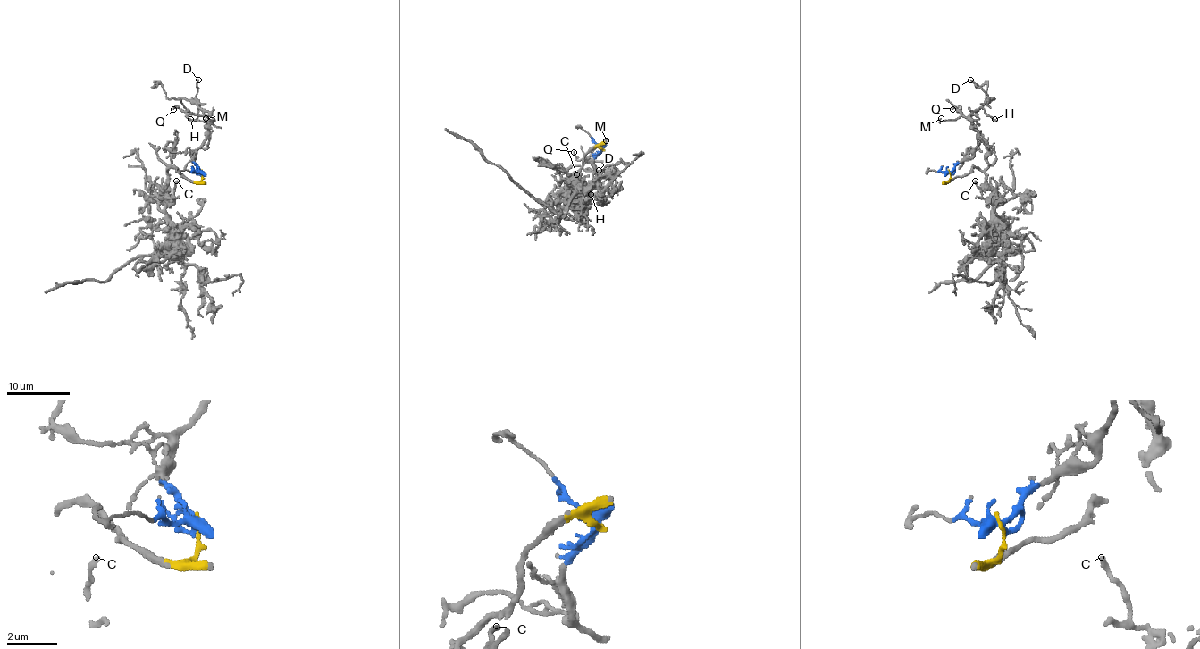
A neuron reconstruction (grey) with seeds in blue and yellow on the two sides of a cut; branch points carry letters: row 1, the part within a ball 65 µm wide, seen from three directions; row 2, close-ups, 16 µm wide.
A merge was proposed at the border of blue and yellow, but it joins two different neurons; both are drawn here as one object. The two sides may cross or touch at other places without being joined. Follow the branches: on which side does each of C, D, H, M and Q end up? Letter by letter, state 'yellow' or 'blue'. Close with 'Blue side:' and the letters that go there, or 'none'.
C: yellow
D: blue
H: blue
M: blue
Q: blue
Blue side: D, H, M, Q

